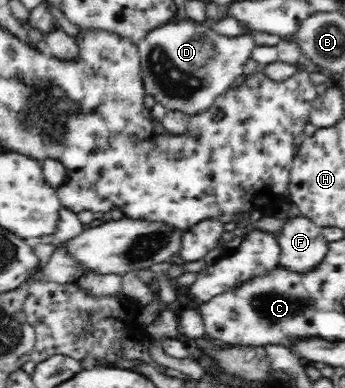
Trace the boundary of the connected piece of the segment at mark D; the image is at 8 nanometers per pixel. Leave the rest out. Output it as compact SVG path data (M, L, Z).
M179 22L166 24L159 30L148 34L137 45L139 56L139 75L146 96L152 96L154 102L162 104L167 112L183 112L190 116L210 110L222 94L234 86L236 78L243 74L244 64L255 44L249 34L227 37L212 32L199 22Z

